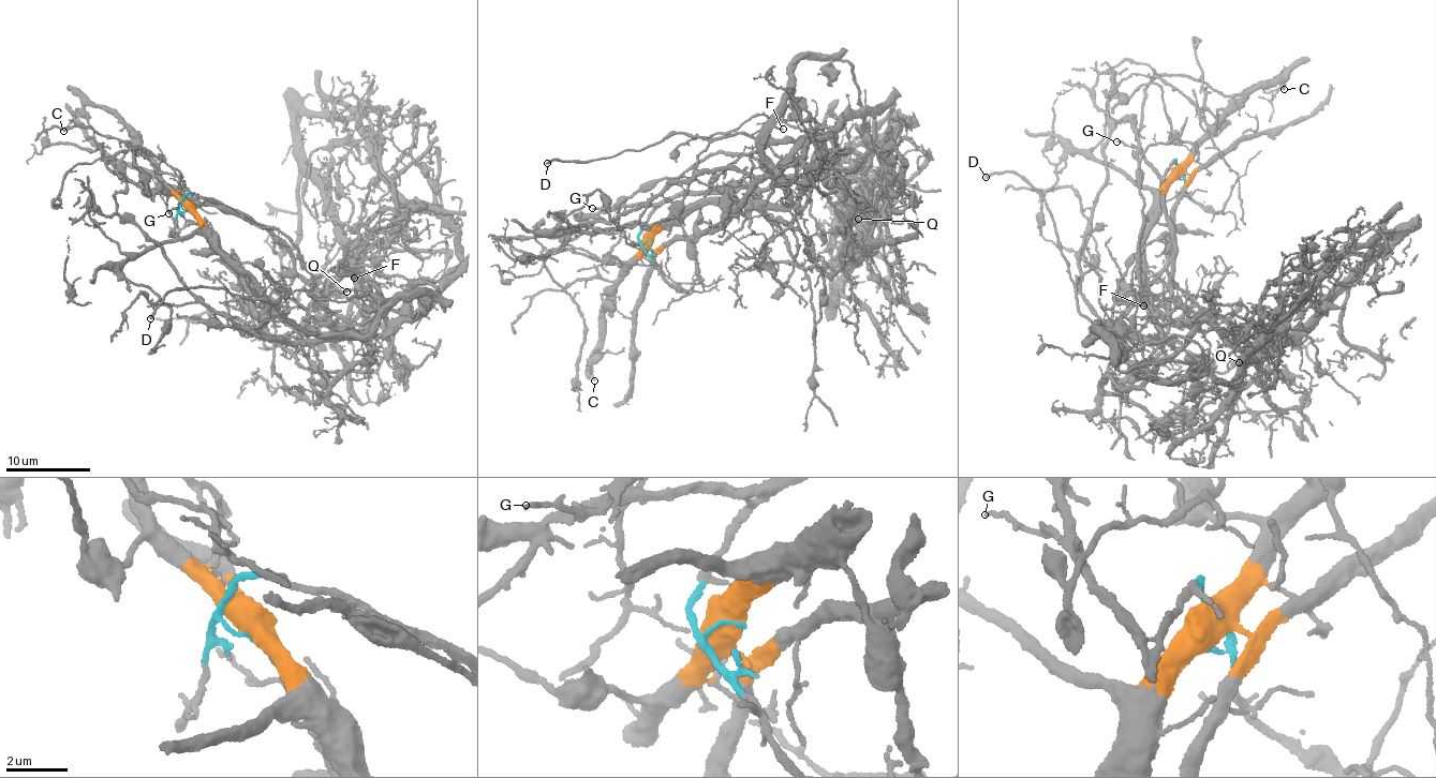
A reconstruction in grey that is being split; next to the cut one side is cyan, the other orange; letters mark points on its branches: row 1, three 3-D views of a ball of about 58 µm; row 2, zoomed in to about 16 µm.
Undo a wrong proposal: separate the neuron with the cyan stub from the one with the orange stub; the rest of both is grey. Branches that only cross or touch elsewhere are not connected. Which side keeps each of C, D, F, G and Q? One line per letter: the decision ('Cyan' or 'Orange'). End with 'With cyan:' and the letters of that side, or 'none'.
C: Orange
D: Orange
F: Cyan
G: Cyan
Q: Cyan
With cyan: F, G, Q

